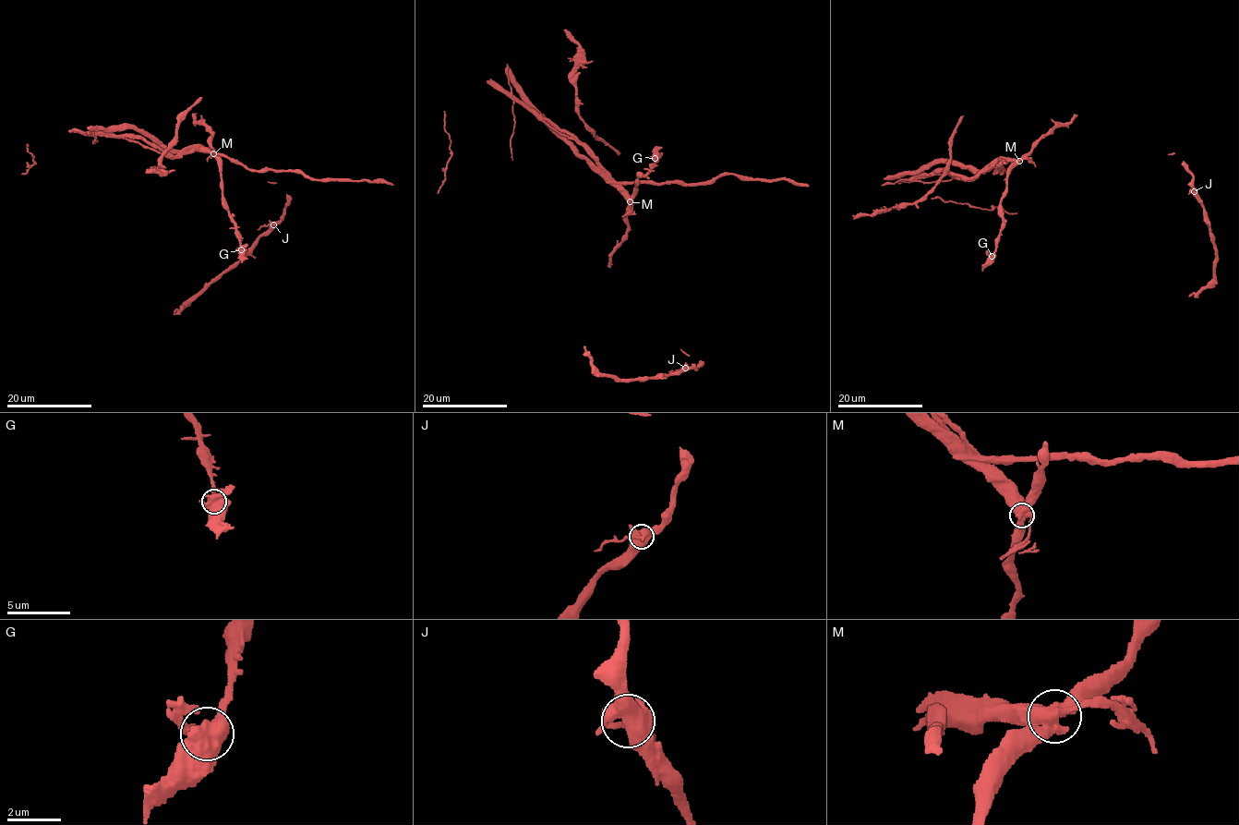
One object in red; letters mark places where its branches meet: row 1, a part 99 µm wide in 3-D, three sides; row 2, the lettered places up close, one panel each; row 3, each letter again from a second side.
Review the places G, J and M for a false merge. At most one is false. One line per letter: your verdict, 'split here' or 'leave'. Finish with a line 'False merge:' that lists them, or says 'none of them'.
G: leave
J: leave
M: split here
False merge: M

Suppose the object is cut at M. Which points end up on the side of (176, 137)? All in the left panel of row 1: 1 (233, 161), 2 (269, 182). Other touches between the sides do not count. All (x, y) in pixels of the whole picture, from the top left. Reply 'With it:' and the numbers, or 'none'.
With it: 2

